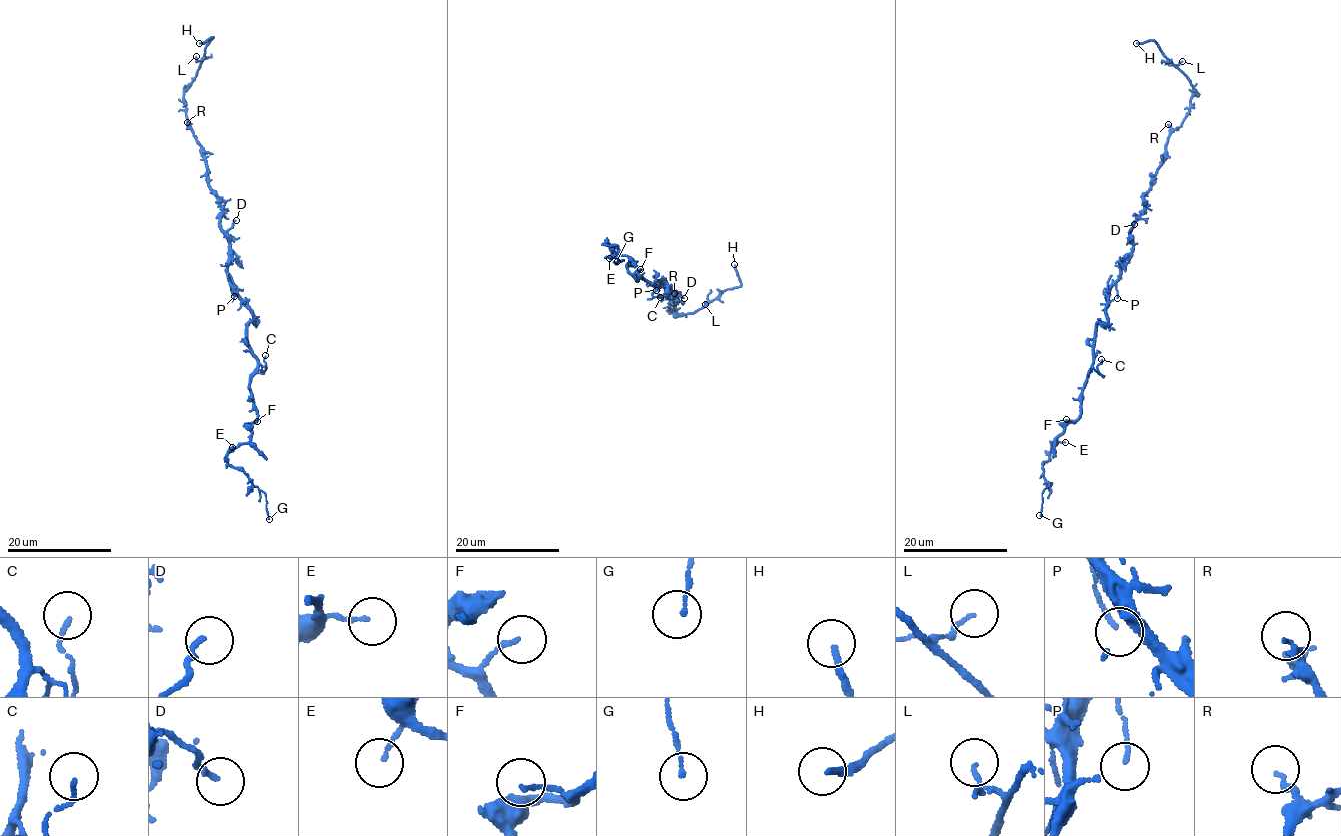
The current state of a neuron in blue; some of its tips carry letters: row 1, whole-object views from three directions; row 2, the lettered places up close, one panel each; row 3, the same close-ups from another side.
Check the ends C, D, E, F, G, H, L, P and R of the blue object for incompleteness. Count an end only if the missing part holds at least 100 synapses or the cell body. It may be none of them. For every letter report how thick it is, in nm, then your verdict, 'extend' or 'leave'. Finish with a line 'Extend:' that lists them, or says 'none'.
C: 120 nm | leave
D: 170 nm | leave
E: 110 nm | leave
F: 130 nm | leave
G: 110 nm | leave
H: 190 nm | extend
L: 120 nm | leave
P: 120 nm | leave
R: 190 nm | leave
Extend: H

